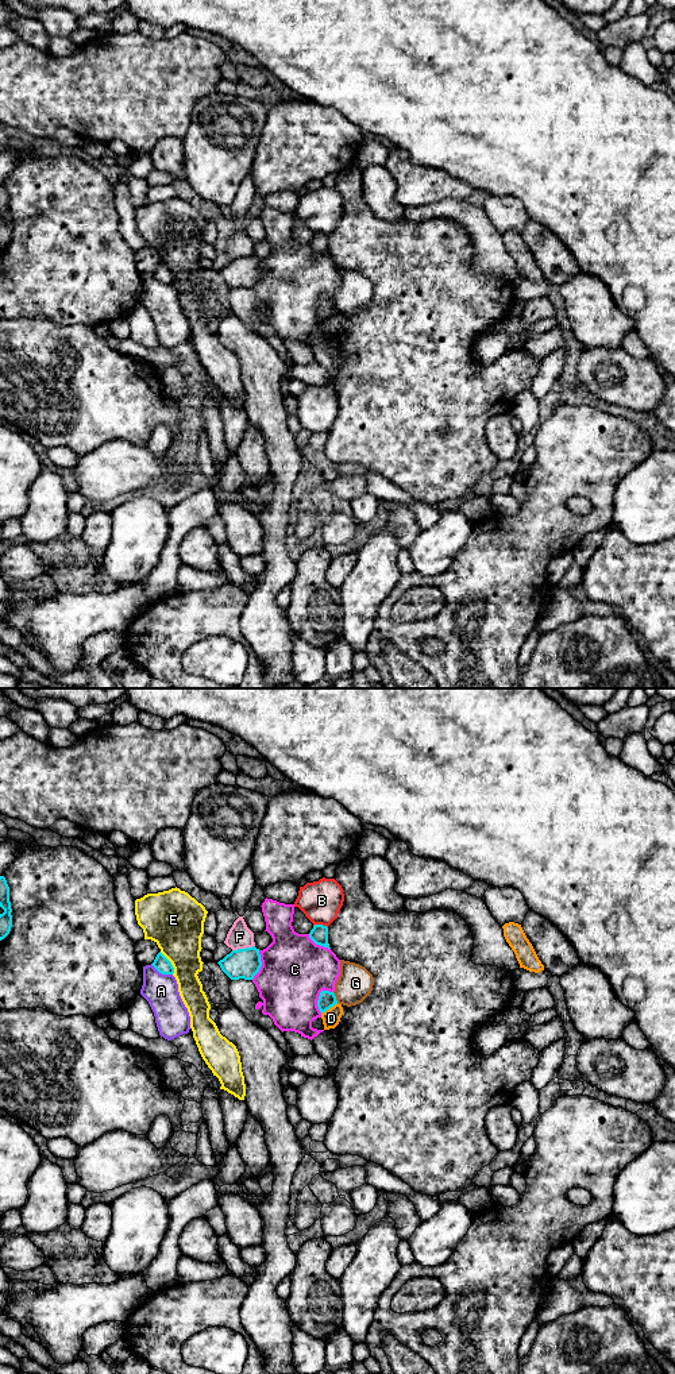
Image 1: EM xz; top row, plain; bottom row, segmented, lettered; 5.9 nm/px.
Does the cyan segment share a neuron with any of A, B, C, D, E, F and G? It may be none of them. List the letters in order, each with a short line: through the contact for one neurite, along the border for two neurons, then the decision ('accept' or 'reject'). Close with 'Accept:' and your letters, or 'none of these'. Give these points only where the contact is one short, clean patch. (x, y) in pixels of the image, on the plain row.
A: xz (151, 273), (159, 281), (172, 284) | reject
B: reject
C: reject
D: xz (338, 312), (321, 323) | reject
E: reject
F: reject
G: reject
Accept: none of these

